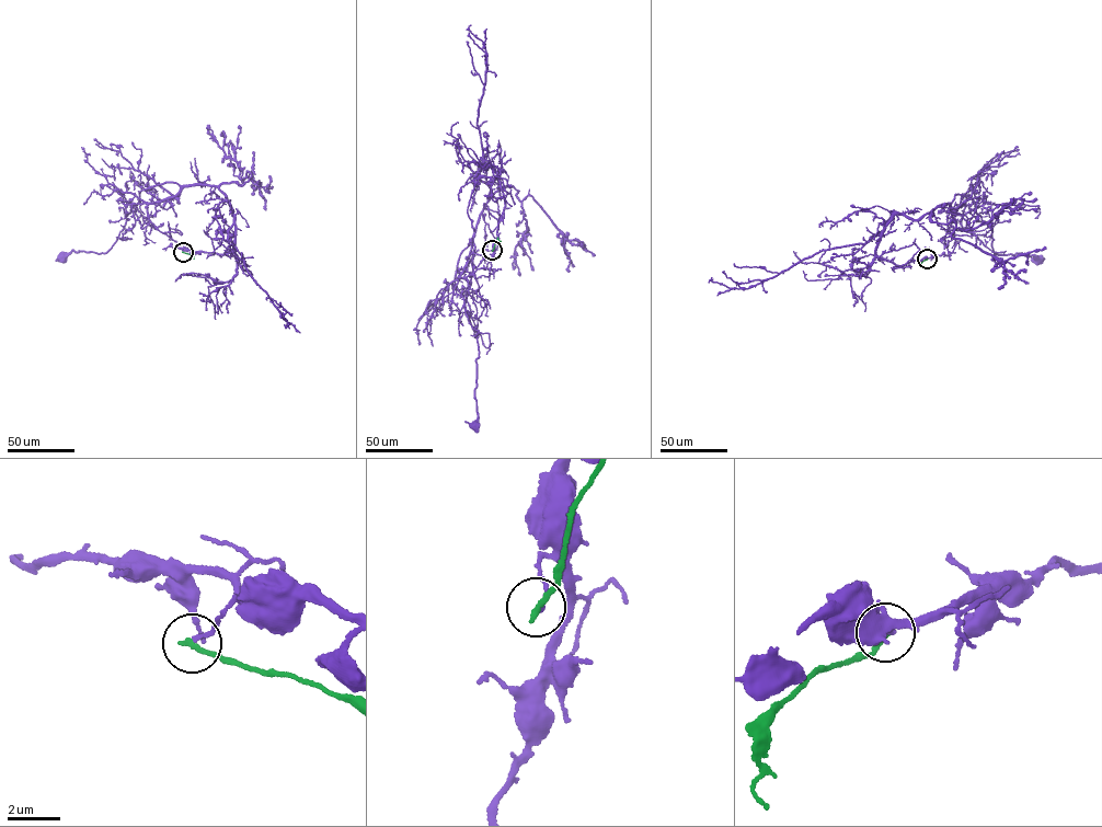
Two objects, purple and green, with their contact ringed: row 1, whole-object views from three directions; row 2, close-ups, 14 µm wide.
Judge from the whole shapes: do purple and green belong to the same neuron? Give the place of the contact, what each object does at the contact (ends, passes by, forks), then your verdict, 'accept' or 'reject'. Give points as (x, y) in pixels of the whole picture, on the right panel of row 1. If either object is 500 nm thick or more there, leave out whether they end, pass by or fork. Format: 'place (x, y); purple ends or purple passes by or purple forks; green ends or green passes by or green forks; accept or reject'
place (927, 259); purple ends; green ends; reject

